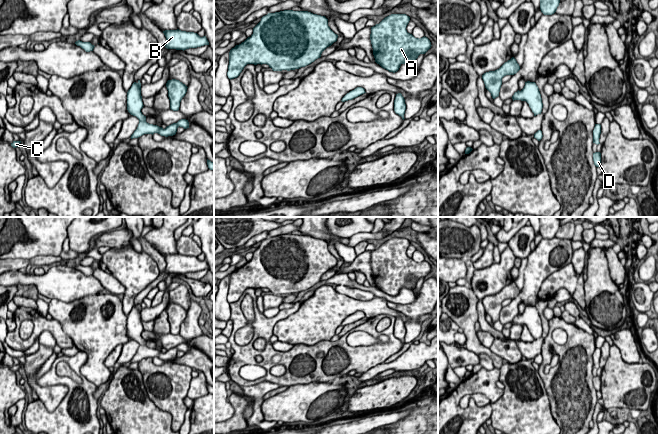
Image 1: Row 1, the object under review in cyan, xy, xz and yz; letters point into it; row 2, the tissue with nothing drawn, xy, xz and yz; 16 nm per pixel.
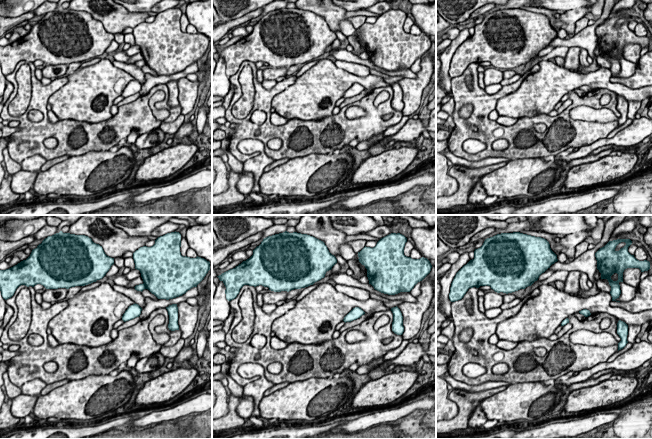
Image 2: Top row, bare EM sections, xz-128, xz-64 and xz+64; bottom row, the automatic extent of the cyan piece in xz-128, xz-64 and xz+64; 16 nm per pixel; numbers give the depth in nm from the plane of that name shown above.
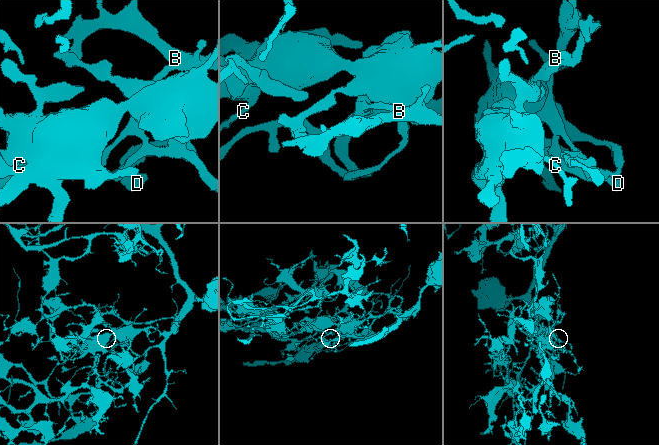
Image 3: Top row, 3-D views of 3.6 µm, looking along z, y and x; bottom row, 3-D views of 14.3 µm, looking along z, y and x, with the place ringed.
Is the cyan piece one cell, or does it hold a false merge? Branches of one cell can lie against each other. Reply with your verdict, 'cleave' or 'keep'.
cleave

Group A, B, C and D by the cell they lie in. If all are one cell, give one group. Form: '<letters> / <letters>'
A C D / B

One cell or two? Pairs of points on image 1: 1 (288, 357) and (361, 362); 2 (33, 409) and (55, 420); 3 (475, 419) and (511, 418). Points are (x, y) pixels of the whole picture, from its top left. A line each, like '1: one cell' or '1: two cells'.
1: one cell
2: one cell
3: two cells

